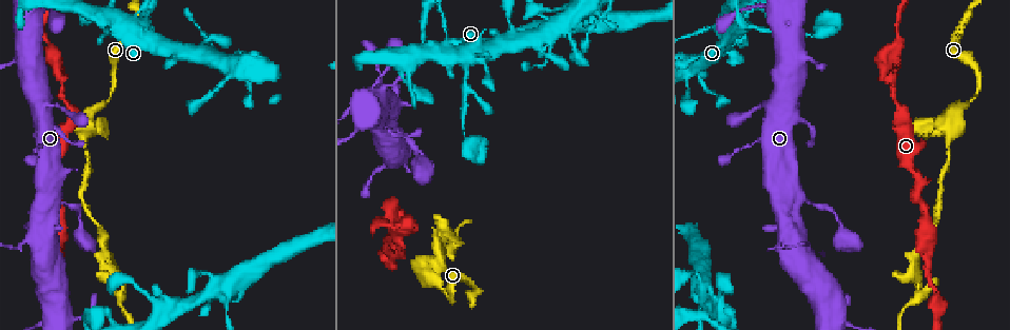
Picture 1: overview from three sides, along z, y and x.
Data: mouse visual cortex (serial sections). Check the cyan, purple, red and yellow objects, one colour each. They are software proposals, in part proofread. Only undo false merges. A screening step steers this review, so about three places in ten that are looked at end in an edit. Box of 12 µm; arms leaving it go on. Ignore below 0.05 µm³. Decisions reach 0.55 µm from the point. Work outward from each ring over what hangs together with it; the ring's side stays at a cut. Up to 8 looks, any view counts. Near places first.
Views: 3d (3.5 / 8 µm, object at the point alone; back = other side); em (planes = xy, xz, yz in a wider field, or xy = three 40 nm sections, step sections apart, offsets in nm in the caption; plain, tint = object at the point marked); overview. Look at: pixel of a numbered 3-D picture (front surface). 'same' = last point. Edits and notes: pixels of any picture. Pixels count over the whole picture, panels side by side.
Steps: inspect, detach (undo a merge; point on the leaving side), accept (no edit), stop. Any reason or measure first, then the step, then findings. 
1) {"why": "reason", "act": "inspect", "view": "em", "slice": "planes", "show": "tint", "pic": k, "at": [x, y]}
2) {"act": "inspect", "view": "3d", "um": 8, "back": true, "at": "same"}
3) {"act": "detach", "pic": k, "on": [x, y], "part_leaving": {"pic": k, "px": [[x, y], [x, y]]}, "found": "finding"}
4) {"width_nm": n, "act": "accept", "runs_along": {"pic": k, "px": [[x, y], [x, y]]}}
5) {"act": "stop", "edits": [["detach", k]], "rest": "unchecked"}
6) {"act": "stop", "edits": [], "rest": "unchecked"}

{"act": "inspect", "view": "3d", "um": 3.5, "pic": 1, "at": [89, 127]}

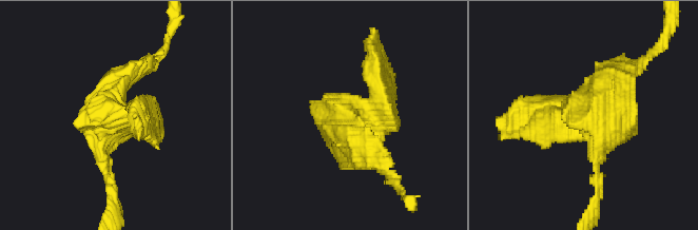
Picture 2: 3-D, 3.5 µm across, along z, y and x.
{"why": "need the tissue", "act": "inspect", "view": "em", "slice": "xy", "step": 1, "show": "tint", "pic": 2, "at": [582, 114]}

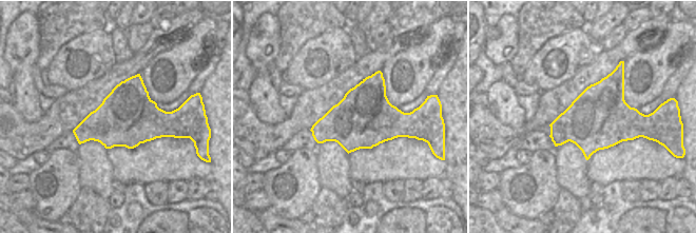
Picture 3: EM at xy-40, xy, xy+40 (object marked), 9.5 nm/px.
{"width_nm": 550, "act": "accept", "runs_along": {"pic": 2, "px": [[138, 70], [102, 109], [113, 187]]}, "found": "one cell here"}

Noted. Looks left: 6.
{"why": "three arms meet", "act": "inspect", "view": "3d", "um": 3.5, "pic": 1, "at": [45, 18]}

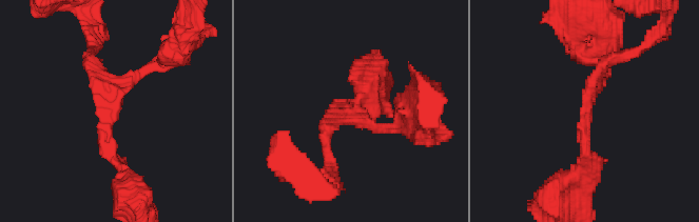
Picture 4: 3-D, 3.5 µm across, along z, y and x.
{"arms": 3, "arm_widths_nm": [200, 200, 200], "why": "now the EM", "act": "inspect", "view": "em", "slice": "xy", "step": 3, "show": "tint", "pic": 4, "at": [586, 112]}

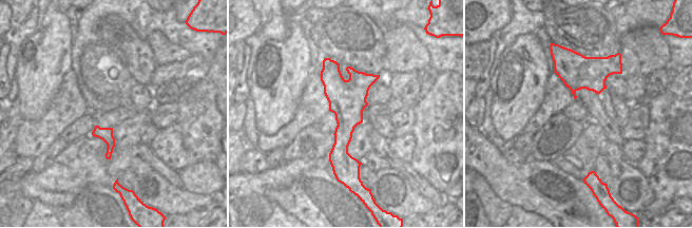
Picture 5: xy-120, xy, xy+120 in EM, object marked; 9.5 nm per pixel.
{"width_nm": 360, "act": "accept", "runs_along": {"pic": 4, "px": [[120, 169], [108, 112], [153, 66]]}, "found": "continuous, no second cell"}

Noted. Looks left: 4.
{"why": "calibre changes", "act": "inspect", "view": "3d", "um": 3.5, "pic": 1, "at": [32, 237]}

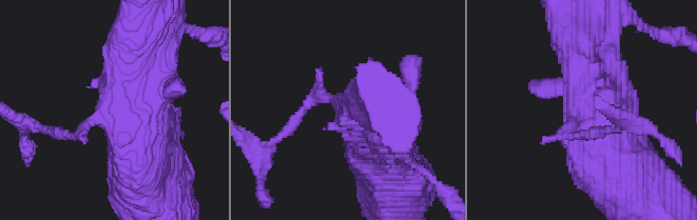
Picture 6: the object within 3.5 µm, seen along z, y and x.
{"act": "inspect", "view": "em", "slice": "xy", "step": 3, "show": "tint", "pic": 6, "at": [582, 107]}

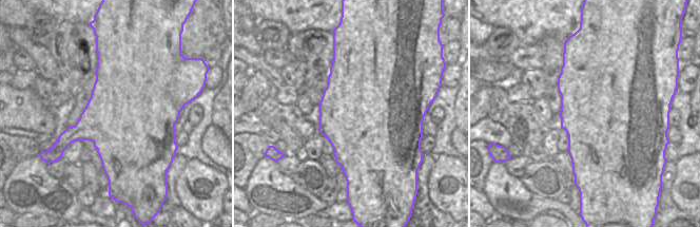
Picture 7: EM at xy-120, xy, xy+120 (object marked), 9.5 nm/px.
{"act": "detach", "pic": 6, "on": [295, 120], "part_leaving": {"pic": 6, "px": [[328, 99], [314, 99], [269, 145], [269, 164]]}, "found": "two cells meet here"}

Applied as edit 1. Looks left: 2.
{"act": "stop", "edits": [["detach", 6]], "rest": "unchecked"}

